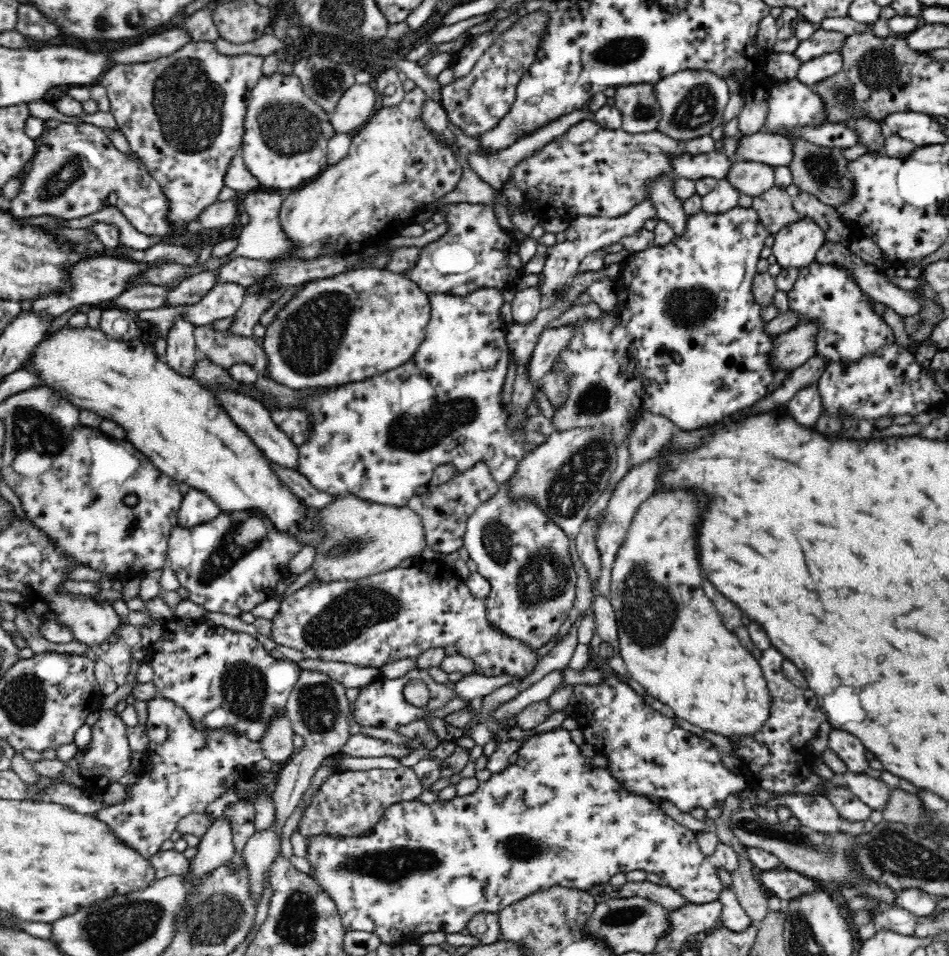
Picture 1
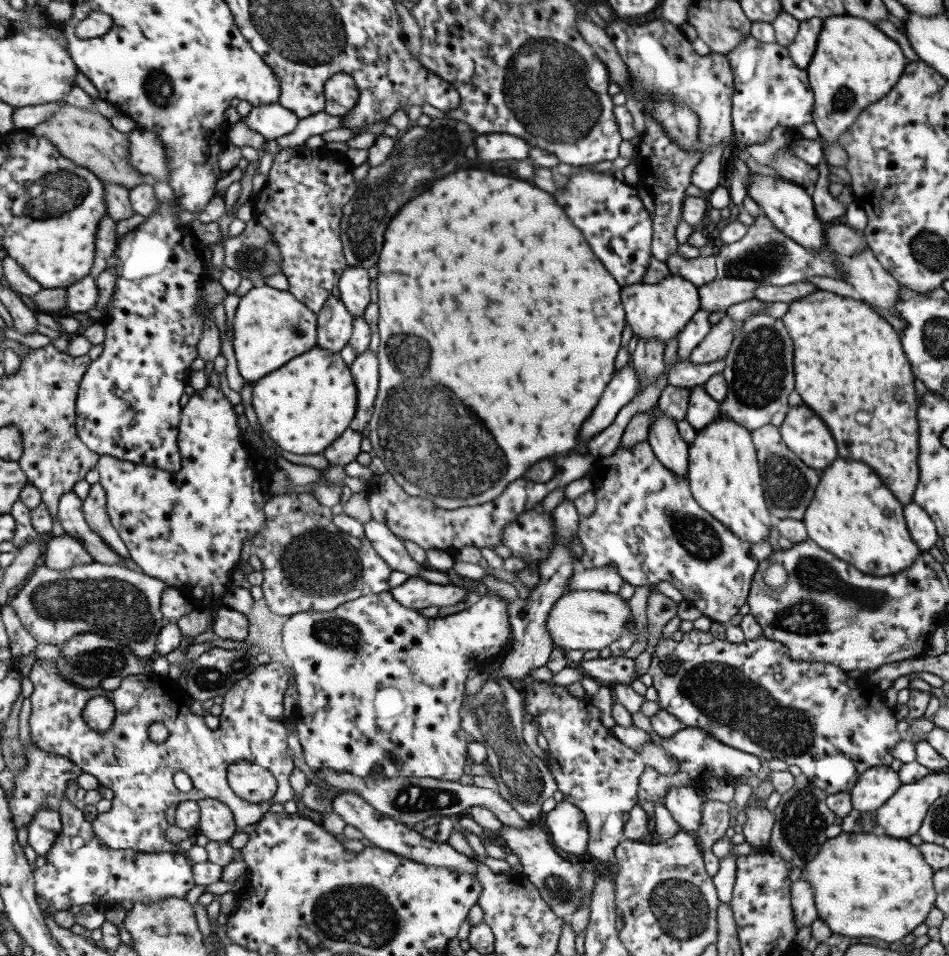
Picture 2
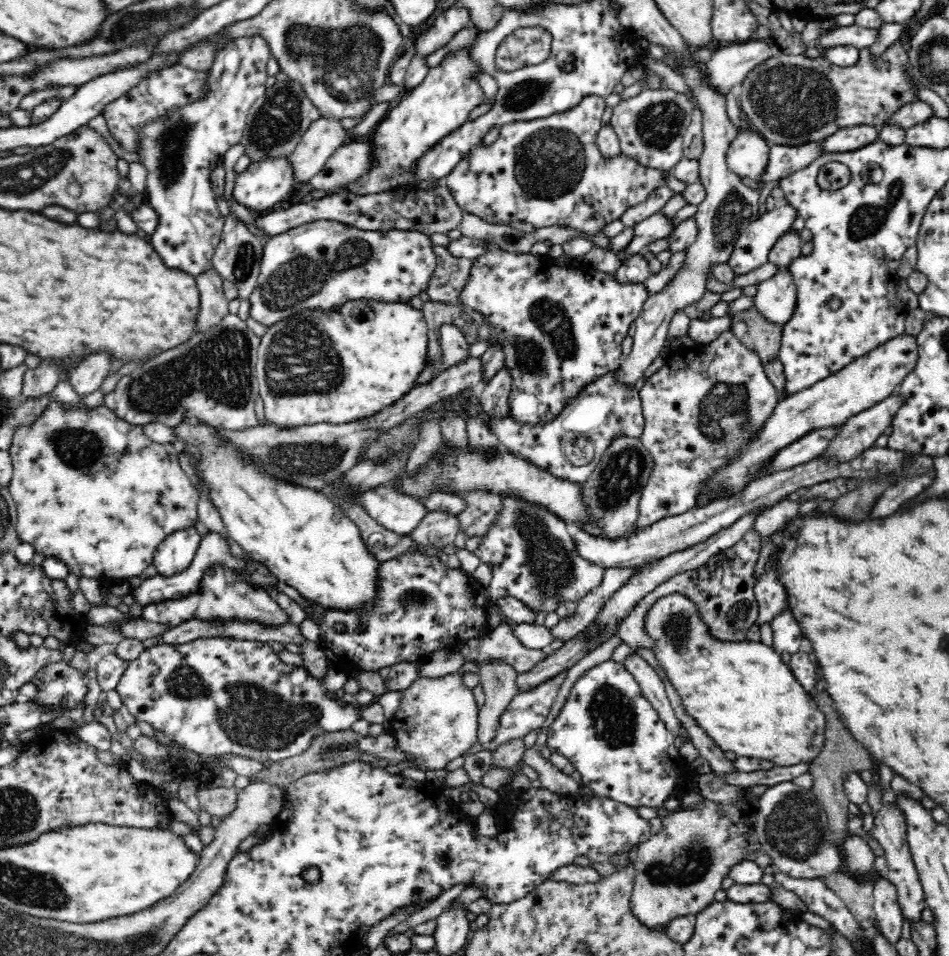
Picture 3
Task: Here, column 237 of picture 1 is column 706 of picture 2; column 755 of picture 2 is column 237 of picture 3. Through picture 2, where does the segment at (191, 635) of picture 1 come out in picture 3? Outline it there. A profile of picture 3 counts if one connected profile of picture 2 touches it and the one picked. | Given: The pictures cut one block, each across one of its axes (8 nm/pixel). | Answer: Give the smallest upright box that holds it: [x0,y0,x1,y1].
[115,637,363,762]

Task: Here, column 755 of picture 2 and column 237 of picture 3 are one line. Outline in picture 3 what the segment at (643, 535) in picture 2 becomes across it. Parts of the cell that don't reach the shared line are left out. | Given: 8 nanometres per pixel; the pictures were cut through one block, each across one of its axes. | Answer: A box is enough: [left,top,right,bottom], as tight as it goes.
[130,531,247,607]

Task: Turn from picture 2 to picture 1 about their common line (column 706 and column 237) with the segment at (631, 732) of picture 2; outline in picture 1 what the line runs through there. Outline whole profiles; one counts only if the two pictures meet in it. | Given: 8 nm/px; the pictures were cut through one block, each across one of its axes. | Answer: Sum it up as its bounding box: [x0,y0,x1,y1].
[95,697,264,858]

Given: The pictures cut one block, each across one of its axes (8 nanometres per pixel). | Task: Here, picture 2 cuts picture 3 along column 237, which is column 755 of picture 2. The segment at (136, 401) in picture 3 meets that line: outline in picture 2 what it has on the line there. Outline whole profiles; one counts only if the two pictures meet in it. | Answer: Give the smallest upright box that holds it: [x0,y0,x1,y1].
[719,313,795,431]

